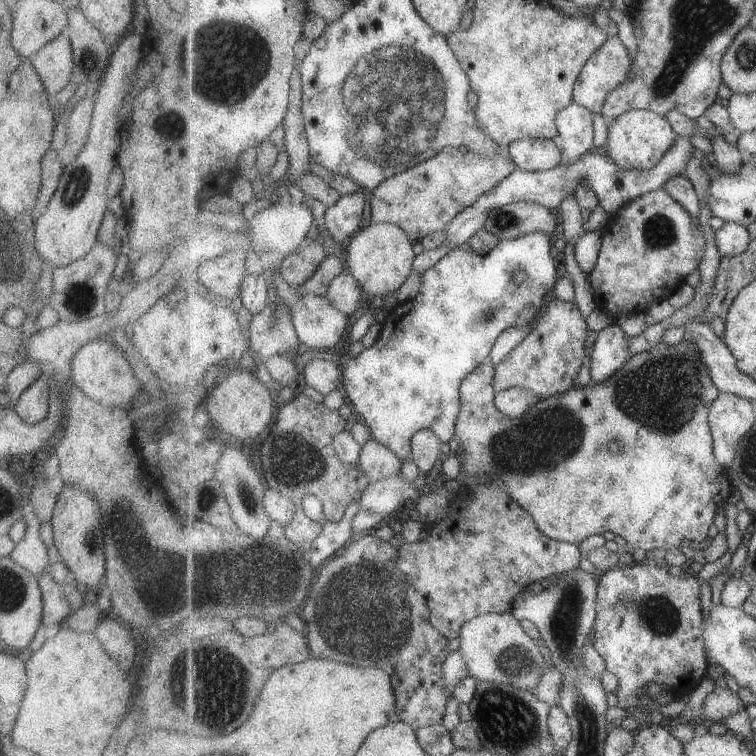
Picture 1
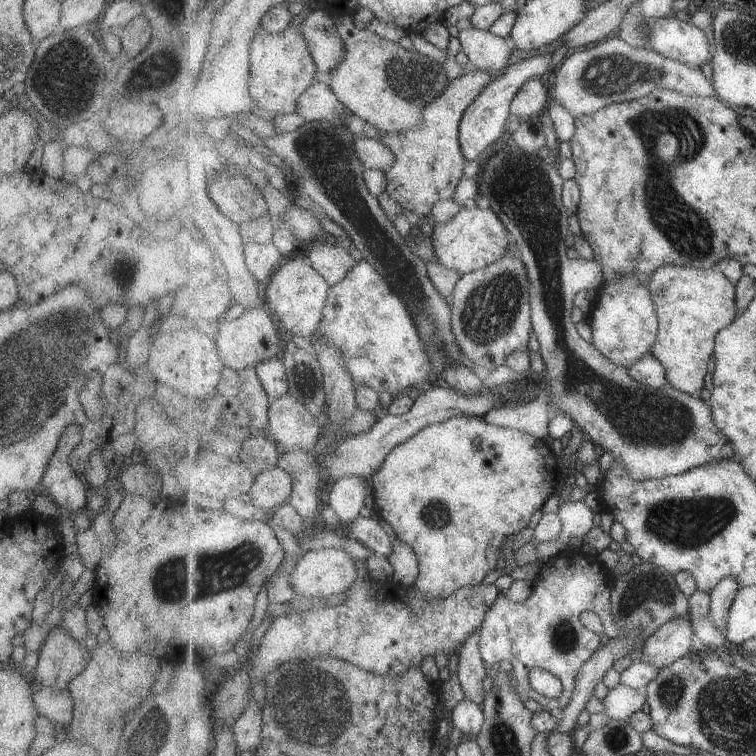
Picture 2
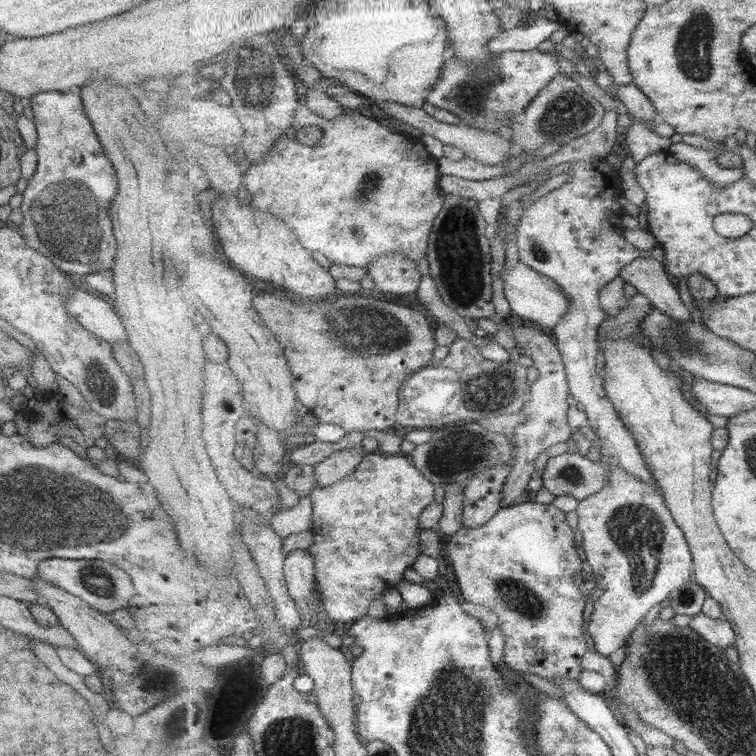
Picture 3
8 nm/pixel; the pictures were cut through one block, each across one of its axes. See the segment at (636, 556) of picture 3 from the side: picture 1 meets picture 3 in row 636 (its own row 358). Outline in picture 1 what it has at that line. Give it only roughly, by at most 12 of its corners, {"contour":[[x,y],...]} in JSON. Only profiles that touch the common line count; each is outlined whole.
{"contour":[[614,322],[589,351],[590,382],[605,382],[629,360],[630,337]]}

